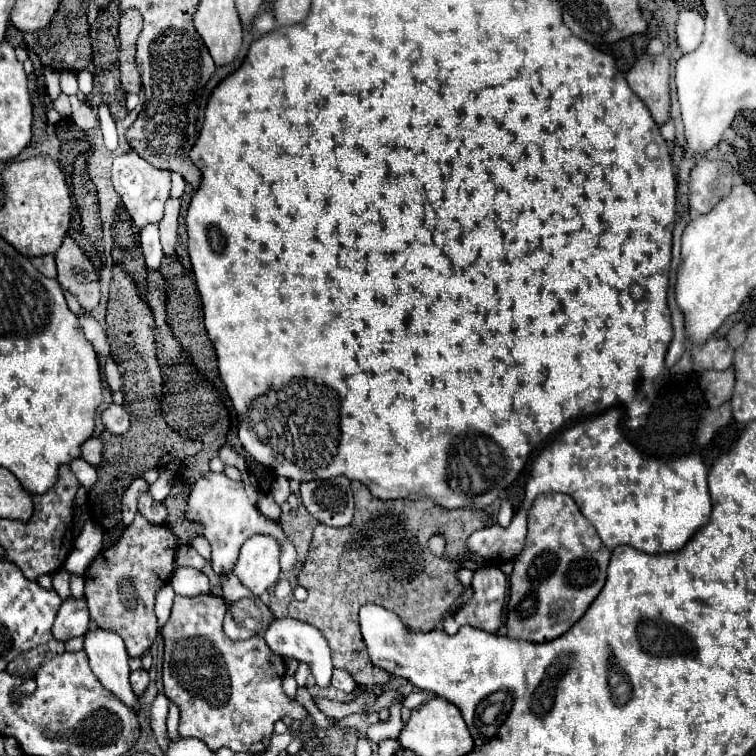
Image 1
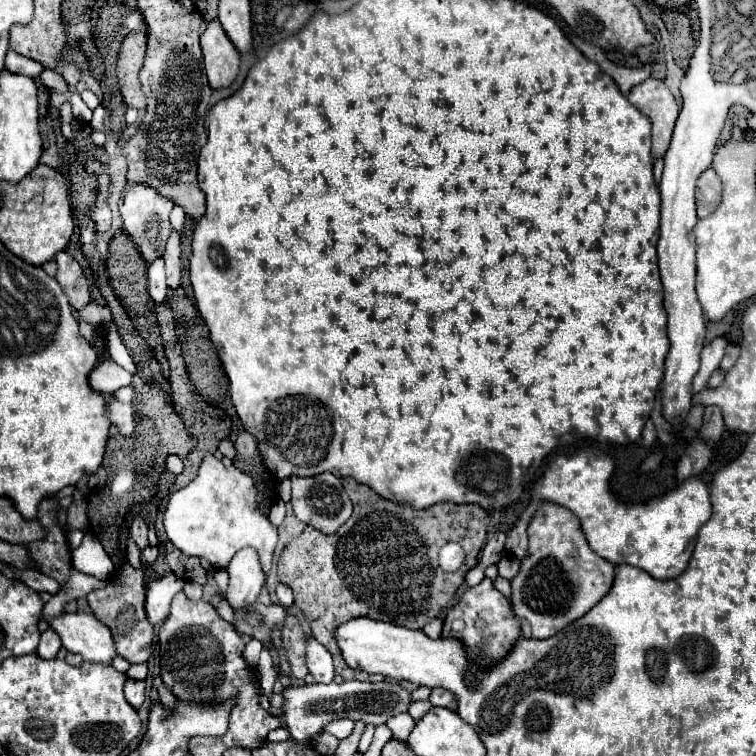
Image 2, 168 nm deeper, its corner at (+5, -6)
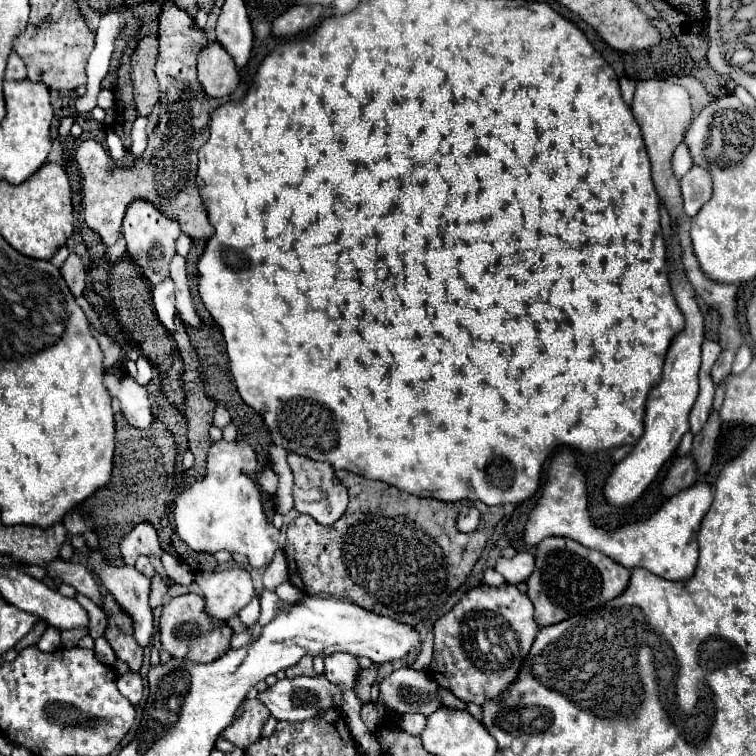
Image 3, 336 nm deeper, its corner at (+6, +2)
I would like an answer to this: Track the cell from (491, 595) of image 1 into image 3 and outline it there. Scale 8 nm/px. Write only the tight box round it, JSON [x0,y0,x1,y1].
[428,583,540,707]

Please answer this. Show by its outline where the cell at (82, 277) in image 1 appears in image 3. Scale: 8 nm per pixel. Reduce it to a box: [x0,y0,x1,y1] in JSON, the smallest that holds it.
[60,253,86,297]

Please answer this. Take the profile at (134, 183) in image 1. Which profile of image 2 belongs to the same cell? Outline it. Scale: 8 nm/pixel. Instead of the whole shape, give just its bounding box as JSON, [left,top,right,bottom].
[119,183,173,261]

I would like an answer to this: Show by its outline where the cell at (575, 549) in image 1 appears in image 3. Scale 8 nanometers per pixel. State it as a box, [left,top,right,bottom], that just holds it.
[526,537,632,627]

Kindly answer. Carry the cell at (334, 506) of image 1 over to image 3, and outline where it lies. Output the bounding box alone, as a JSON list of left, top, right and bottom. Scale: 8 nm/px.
[288,451,348,525]

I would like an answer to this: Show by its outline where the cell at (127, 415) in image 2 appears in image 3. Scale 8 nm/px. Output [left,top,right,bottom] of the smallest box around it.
[104,373,154,429]

